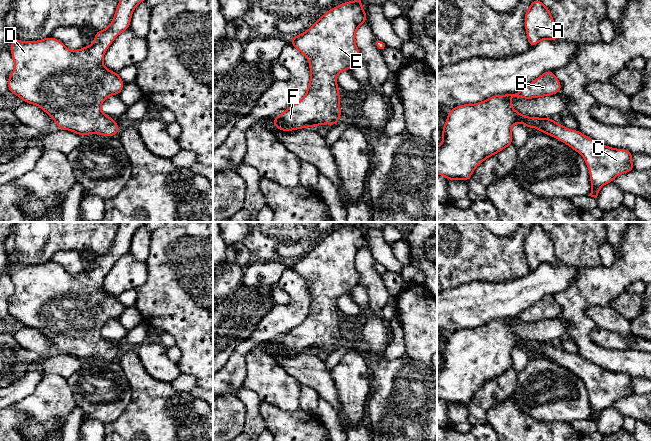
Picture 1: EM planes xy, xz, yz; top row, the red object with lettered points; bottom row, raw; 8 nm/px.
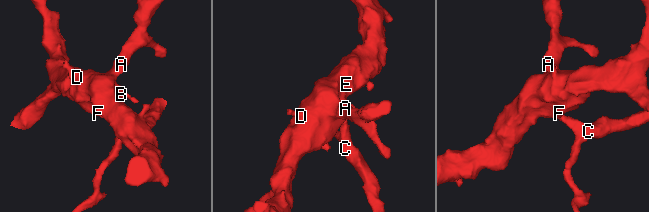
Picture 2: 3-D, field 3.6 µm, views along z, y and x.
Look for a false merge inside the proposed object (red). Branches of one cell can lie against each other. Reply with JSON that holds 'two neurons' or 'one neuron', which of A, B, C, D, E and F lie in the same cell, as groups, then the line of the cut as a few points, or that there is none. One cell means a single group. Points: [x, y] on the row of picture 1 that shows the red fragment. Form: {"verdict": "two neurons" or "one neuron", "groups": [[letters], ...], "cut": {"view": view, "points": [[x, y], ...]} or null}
{"verdict": "one neuron", "groups": [["A", "B", "C", "D", "E", "F"]], "cut": null}

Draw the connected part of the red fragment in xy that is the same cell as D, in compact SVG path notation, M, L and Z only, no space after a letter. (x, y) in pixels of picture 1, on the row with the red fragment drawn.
M120 0L110 25L105 30L96 31L94 42L80 50L69 50L53 37L39 41L10 41L15 68L8 77L8 90L24 102L39 106L53 118L59 129L80 136L116 135L120 132L119 125L102 113L101 105L110 95L119 95L124 82L117 72L104 67L103 57L114 39L130 27L132 13L143 1Z

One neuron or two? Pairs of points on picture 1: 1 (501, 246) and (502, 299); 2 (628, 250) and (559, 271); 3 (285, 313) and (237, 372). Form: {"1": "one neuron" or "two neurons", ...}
{"1": "two neurons", "2": "two neurons", "3": "one neuron"}

